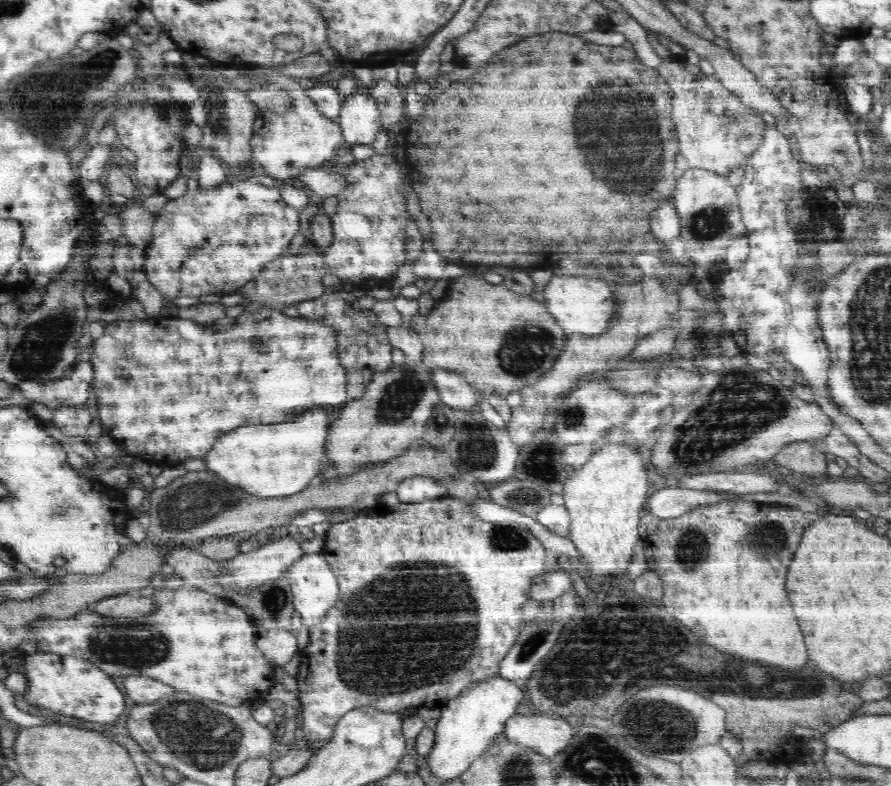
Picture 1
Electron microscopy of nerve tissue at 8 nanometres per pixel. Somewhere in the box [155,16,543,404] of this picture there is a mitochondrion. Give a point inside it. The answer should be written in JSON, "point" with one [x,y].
{"point":[215,107]}

